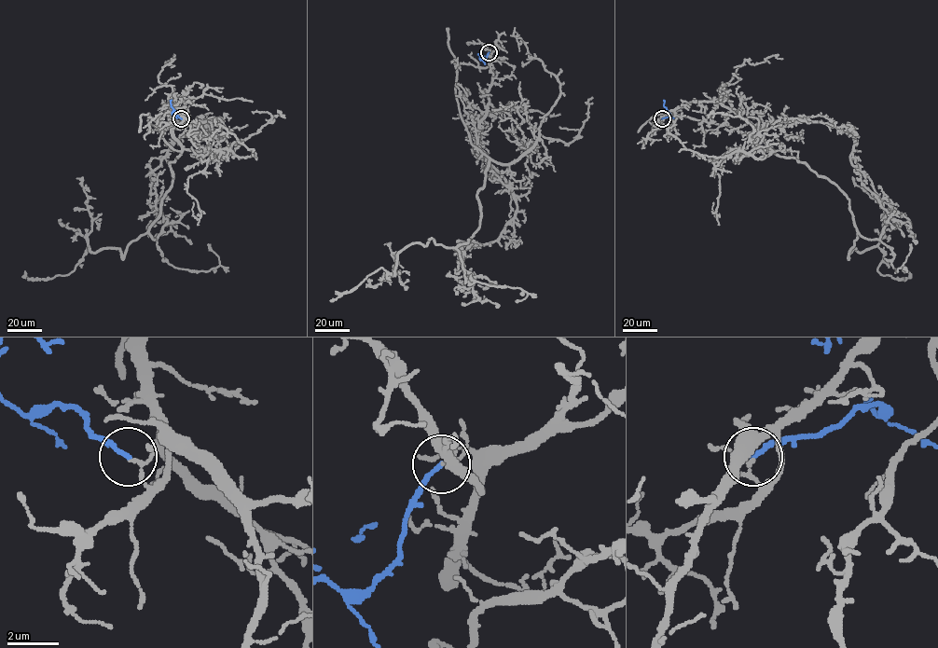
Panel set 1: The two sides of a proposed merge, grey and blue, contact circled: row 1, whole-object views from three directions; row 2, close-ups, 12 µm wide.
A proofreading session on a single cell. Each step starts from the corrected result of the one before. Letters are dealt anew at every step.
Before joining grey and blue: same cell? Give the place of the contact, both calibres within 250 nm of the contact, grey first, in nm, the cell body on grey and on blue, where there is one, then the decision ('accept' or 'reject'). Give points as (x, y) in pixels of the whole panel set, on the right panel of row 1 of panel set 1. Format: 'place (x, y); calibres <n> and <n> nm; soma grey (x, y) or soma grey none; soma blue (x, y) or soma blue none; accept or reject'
place (662, 118); calibres 100 and 170 nm; soma grey none; soma blue none; reject

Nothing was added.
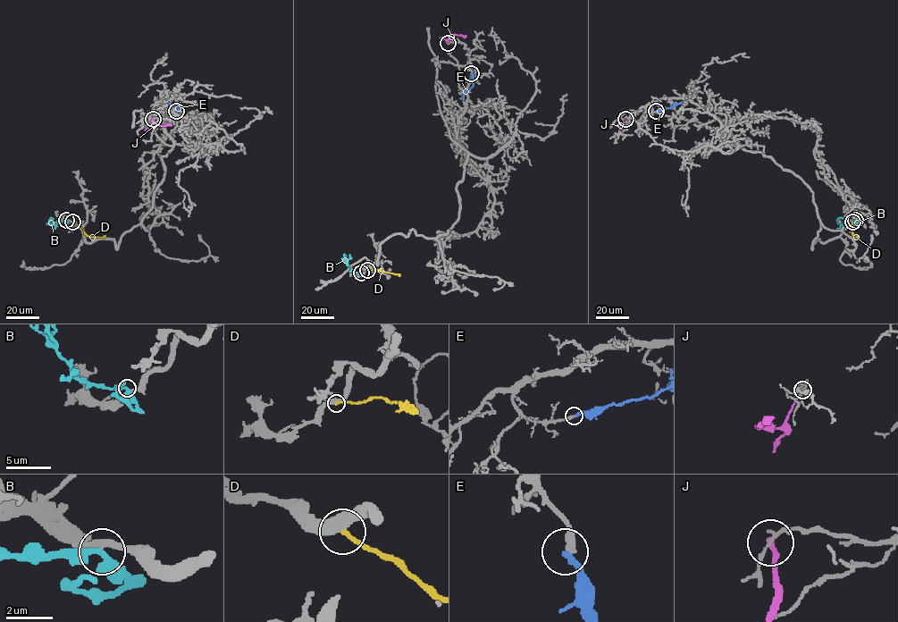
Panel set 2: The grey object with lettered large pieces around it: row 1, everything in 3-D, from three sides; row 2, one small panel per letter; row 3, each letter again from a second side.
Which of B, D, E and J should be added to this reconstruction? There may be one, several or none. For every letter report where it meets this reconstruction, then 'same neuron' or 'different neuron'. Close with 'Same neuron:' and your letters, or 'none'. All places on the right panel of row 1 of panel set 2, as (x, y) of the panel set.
B: meets grey at (855, 220); different neuron
D: meets grey at (852, 222); different neuron
E: meets grey at (656, 111); different neuron
J: meets grey at (625, 119); different neuron
Same neuron: none

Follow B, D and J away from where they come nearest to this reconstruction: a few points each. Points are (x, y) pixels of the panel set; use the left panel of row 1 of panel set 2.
B: (66, 220), (50, 224), (52, 219)
D: (72, 222), (88, 236), (105, 236)
J: (153, 119), (154, 125), (172, 124)

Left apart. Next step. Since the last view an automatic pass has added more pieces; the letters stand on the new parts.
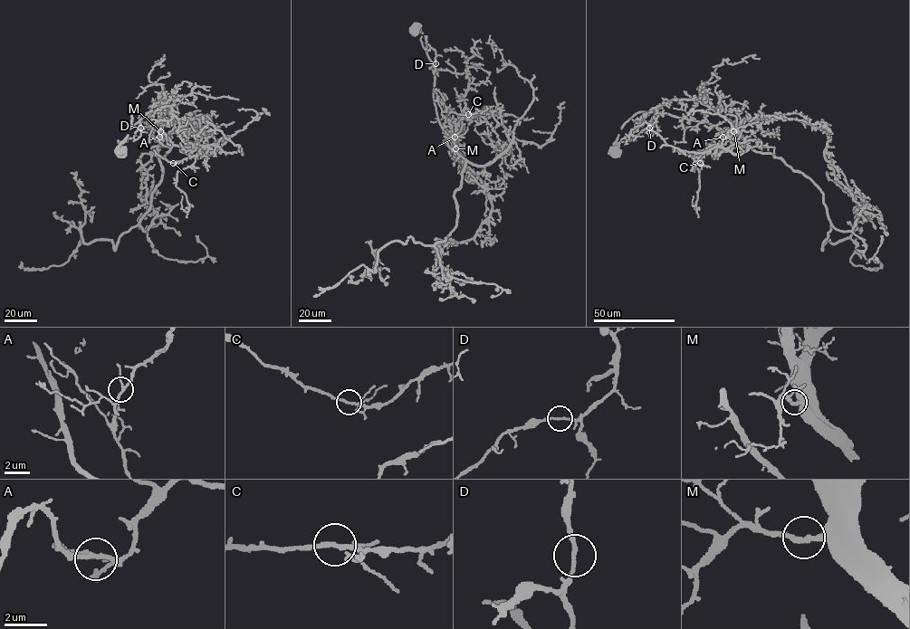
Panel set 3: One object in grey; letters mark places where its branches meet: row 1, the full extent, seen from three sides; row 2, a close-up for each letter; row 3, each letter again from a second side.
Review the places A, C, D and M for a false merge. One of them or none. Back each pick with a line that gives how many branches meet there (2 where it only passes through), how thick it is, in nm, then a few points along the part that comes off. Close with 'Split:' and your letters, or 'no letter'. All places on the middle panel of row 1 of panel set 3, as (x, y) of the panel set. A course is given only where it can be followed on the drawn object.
Split: no letter

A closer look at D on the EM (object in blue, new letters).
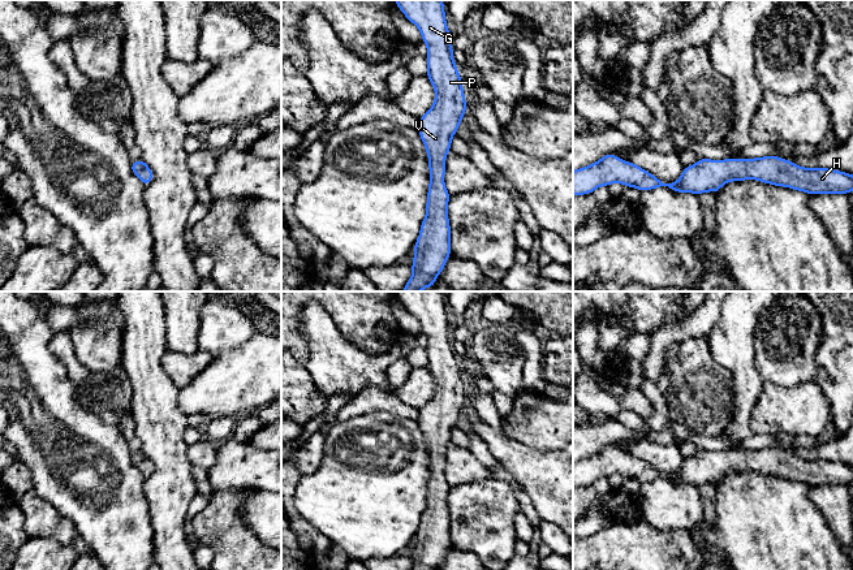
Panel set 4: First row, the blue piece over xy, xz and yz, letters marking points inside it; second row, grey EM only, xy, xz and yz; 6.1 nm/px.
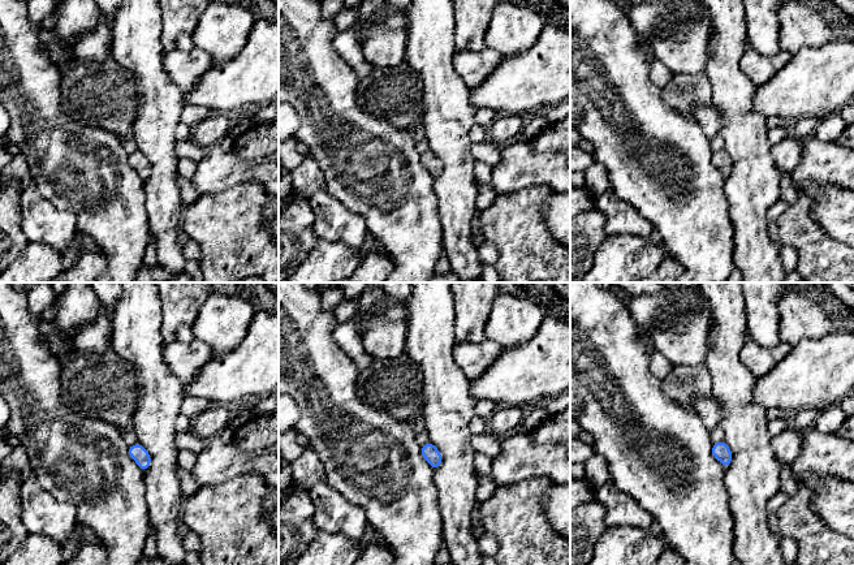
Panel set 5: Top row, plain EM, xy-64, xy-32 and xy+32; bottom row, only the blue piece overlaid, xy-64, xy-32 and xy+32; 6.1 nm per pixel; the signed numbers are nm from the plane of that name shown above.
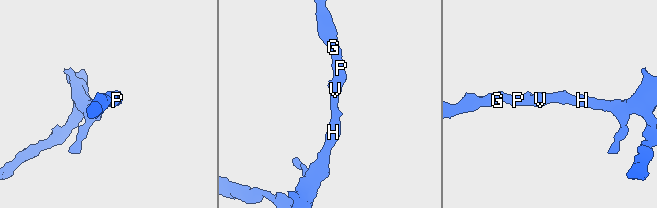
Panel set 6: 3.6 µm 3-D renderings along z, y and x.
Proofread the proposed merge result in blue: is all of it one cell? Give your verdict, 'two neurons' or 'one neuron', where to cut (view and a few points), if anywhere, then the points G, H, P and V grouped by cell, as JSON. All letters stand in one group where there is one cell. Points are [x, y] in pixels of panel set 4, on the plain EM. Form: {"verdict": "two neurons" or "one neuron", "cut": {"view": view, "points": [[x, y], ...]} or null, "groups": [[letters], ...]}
{"verdict": "one neuron", "cut": null, "groups": [["G", "H", "P", "V"]]}

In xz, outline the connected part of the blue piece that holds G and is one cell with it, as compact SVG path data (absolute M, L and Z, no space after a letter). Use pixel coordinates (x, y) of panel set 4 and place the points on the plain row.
M395 292L399 301L422 324L427 336L427 370L435 380L434 397L419 410L418 424L428 446L430 476L426 509L414 536L410 570L436 570L451 548L451 518L445 480L445 448L468 402L462 372L452 346L441 292Z

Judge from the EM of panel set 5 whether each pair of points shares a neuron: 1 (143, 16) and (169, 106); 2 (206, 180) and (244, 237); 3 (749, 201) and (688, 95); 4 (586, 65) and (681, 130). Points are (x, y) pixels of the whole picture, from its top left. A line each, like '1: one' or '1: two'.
1: one
2: two
3: two
4: one

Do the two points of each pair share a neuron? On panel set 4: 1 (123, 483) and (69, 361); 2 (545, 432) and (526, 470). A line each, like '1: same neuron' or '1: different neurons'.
1: different neurons
2: different neurons

